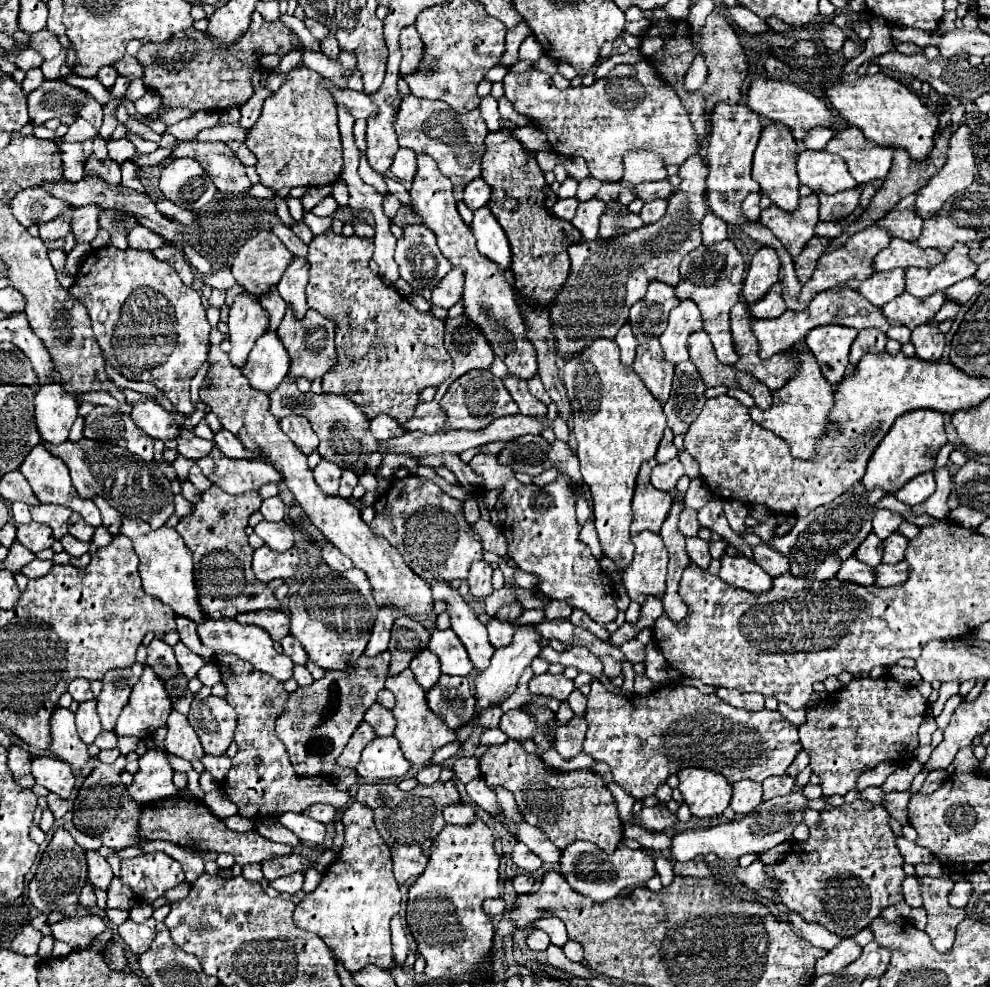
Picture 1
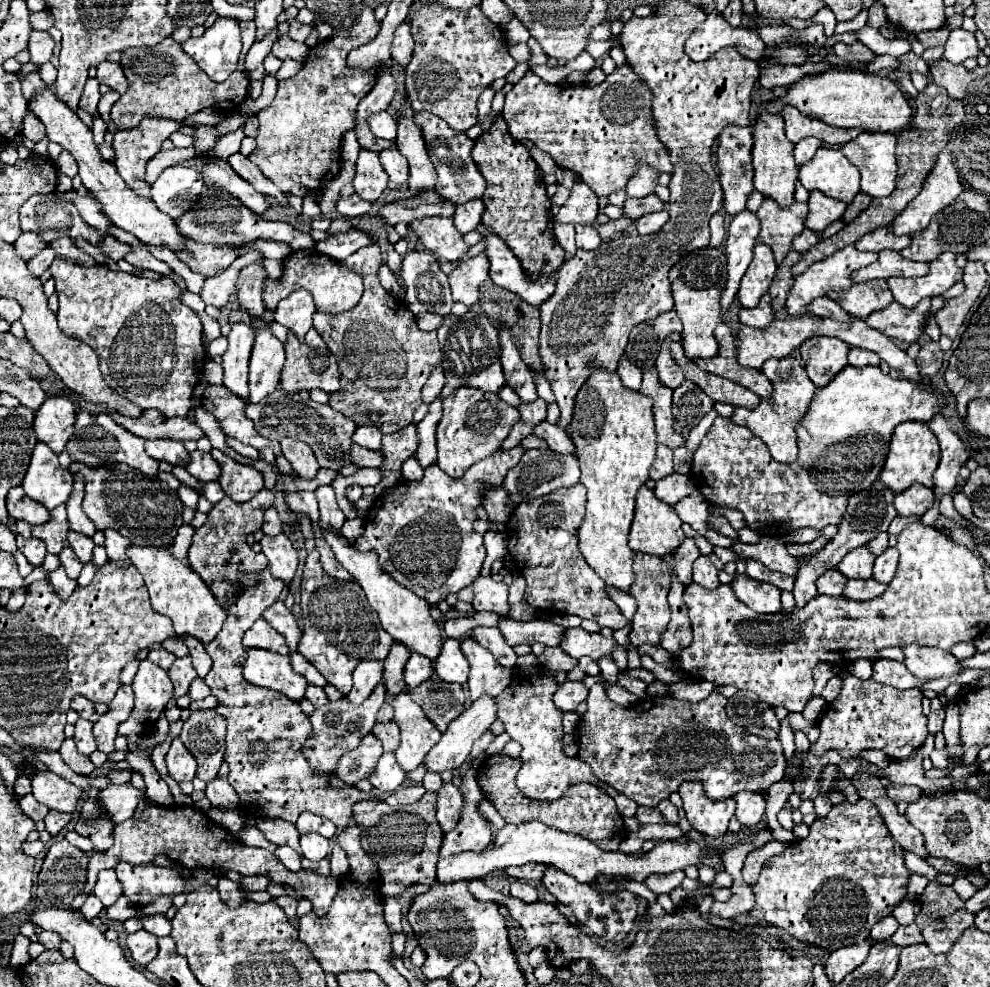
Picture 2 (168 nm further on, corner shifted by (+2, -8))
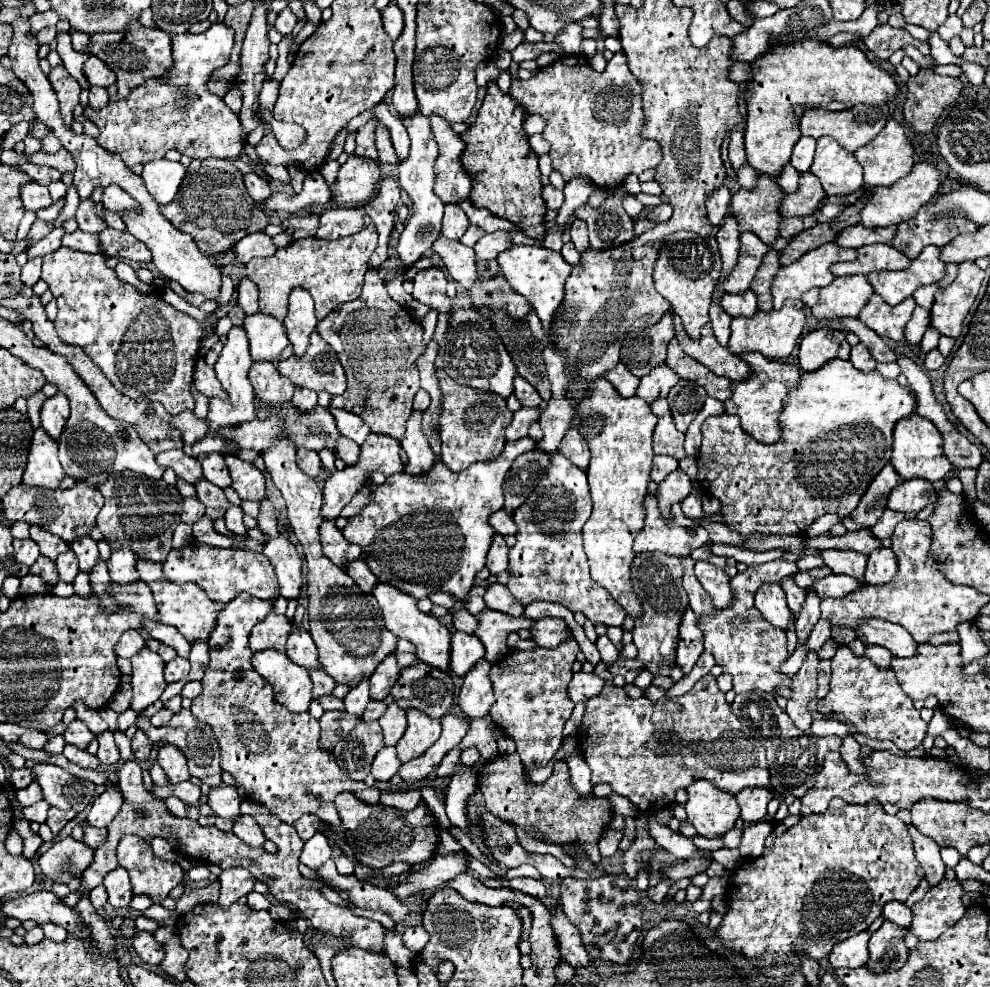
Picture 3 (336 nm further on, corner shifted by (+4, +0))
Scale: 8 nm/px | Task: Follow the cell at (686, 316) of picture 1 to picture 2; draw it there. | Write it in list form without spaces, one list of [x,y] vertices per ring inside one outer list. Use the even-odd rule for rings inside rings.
[[[681,334],[669,336],[669,338],[663,342],[663,350],[659,352],[657,362],[655,362],[655,366],[657,366],[657,370],[659,370],[661,382],[663,382],[665,386],[669,386],[669,388],[677,388],[677,384],[681,384],[681,382],[685,380],[685,376],[683,376],[683,372],[681,372],[681,366],[673,360],[673,356],[671,356],[671,352],[669,352],[669,344],[671,344],[671,342],[681,342],[681,340],[683,340]]]

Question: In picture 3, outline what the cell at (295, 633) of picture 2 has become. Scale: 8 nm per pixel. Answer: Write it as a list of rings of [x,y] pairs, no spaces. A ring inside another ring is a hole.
[[[295,630],[291,632],[289,640],[287,640],[287,658],[303,668],[309,668],[309,670],[319,670],[321,664],[317,660],[317,648],[315,648],[315,642],[311,638],[309,632],[305,630]]]

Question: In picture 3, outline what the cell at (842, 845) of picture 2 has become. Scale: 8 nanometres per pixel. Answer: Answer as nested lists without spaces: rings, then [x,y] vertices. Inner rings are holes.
[[[835,798],[825,814],[811,814],[811,816],[803,816],[799,820],[799,824],[795,824],[793,828],[789,828],[783,836],[779,836],[773,844],[773,848],[767,848],[763,852],[763,856],[755,858],[755,860],[743,860],[737,870],[733,870],[731,878],[729,878],[729,888],[727,888],[727,914],[723,916],[723,922],[719,924],[719,928],[715,930],[715,938],[723,942],[723,946],[731,952],[743,954],[745,958],[755,958],[757,960],[757,968],[763,970],[765,966],[785,966],[785,964],[793,964],[797,962],[797,958],[813,958],[813,960],[821,960],[825,956],[831,954],[833,946],[837,942],[843,942],[845,938],[851,938],[863,930],[867,930],[871,926],[871,922],[875,918],[879,918],[883,906],[891,900],[897,902],[905,902],[909,898],[909,894],[919,886],[919,882],[923,880],[923,868],[921,864],[915,860],[915,850],[913,850],[913,840],[909,834],[909,828],[903,820],[899,820],[897,816],[891,816],[887,812],[883,812],[879,802],[871,802],[871,804],[863,804],[863,806],[855,806],[855,804],[847,804],[839,798]]]

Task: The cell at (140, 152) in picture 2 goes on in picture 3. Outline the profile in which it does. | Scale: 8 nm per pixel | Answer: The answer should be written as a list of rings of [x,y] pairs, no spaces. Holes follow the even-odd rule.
[[[211,24],[211,28],[203,34],[177,34],[171,38],[173,48],[173,64],[169,76],[163,76],[161,80],[147,80],[147,84],[141,84],[139,88],[133,88],[127,98],[109,102],[107,108],[91,108],[87,106],[83,110],[83,116],[97,124],[99,128],[99,146],[103,146],[109,152],[115,152],[121,156],[121,160],[131,168],[135,164],[147,164],[151,160],[163,158],[167,150],[179,150],[181,154],[187,154],[189,158],[237,158],[243,150],[241,142],[241,124],[237,114],[233,114],[225,102],[211,94],[207,90],[207,82],[211,78],[211,72],[225,66],[229,62],[229,54],[233,48],[233,32],[225,24]]]

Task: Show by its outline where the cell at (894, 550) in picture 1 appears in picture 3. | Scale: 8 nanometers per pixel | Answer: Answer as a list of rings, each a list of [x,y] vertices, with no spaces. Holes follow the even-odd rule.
[[[877,548],[869,554],[865,582],[867,584],[885,584],[897,572],[897,560],[891,548]]]

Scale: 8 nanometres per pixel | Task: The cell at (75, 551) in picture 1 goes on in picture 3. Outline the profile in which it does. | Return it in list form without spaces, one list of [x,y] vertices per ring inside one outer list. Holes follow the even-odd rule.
[[[67,550],[65,554],[61,554],[57,558],[57,572],[59,572],[59,578],[67,584],[73,582],[73,578],[77,576],[79,572],[79,566],[77,566],[77,560],[75,560],[75,554],[71,550]]]

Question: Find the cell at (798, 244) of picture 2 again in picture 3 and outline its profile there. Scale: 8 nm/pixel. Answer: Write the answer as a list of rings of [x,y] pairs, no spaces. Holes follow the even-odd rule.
[[[783,218],[783,220],[779,222],[779,236],[777,236],[775,244],[771,244],[769,248],[781,252],[781,250],[785,248],[787,240],[791,240],[791,238],[793,238],[799,230],[803,230],[803,228],[805,228],[805,226],[803,226],[803,220],[801,220],[801,218]]]

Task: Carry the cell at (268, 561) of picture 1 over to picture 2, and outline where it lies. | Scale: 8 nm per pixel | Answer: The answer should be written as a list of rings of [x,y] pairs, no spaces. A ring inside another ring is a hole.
[[[269,566],[263,568],[261,584],[257,584],[257,588],[245,588],[237,604],[227,610],[225,624],[217,638],[205,646],[213,660],[213,668],[205,676],[205,684],[219,702],[215,710],[227,718],[227,780],[239,796],[239,810],[245,818],[283,818],[295,824],[301,812],[313,812],[329,818],[337,828],[345,828],[351,824],[353,804],[373,800],[377,796],[373,792],[359,792],[335,774],[313,774],[305,756],[299,752],[301,744],[311,734],[311,724],[299,704],[281,692],[249,684],[241,674],[241,664],[245,660],[241,638],[255,620],[261,618],[263,610],[279,598],[285,586],[285,580],[277,580],[269,572]]]

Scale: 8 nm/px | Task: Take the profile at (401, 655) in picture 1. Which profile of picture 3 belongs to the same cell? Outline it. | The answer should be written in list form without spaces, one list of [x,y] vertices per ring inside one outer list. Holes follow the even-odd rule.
[[[389,654],[389,656],[377,666],[377,670],[373,672],[373,676],[369,678],[371,698],[383,700],[385,696],[389,696],[389,690],[391,690],[391,686],[395,684],[397,678],[399,678],[399,666],[397,666],[395,656]]]

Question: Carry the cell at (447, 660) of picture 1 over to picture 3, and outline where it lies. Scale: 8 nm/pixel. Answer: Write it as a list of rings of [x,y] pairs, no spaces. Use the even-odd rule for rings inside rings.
[[[453,632],[451,640],[451,672],[465,676],[479,660],[485,658],[483,642],[475,634]]]

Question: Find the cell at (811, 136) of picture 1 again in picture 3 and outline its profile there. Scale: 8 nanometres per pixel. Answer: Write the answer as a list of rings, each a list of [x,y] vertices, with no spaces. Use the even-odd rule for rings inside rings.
[[[801,136],[799,142],[793,148],[793,156],[791,156],[791,166],[797,172],[809,172],[811,164],[813,164],[813,156],[815,156],[815,140],[811,140],[809,136]]]

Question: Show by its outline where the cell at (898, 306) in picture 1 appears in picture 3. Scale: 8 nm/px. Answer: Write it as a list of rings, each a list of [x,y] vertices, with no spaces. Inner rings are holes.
[[[873,294],[857,318],[881,338],[887,338],[891,342],[903,342],[903,330],[915,306],[917,304],[913,298],[907,298],[897,306],[889,306],[877,294]]]

